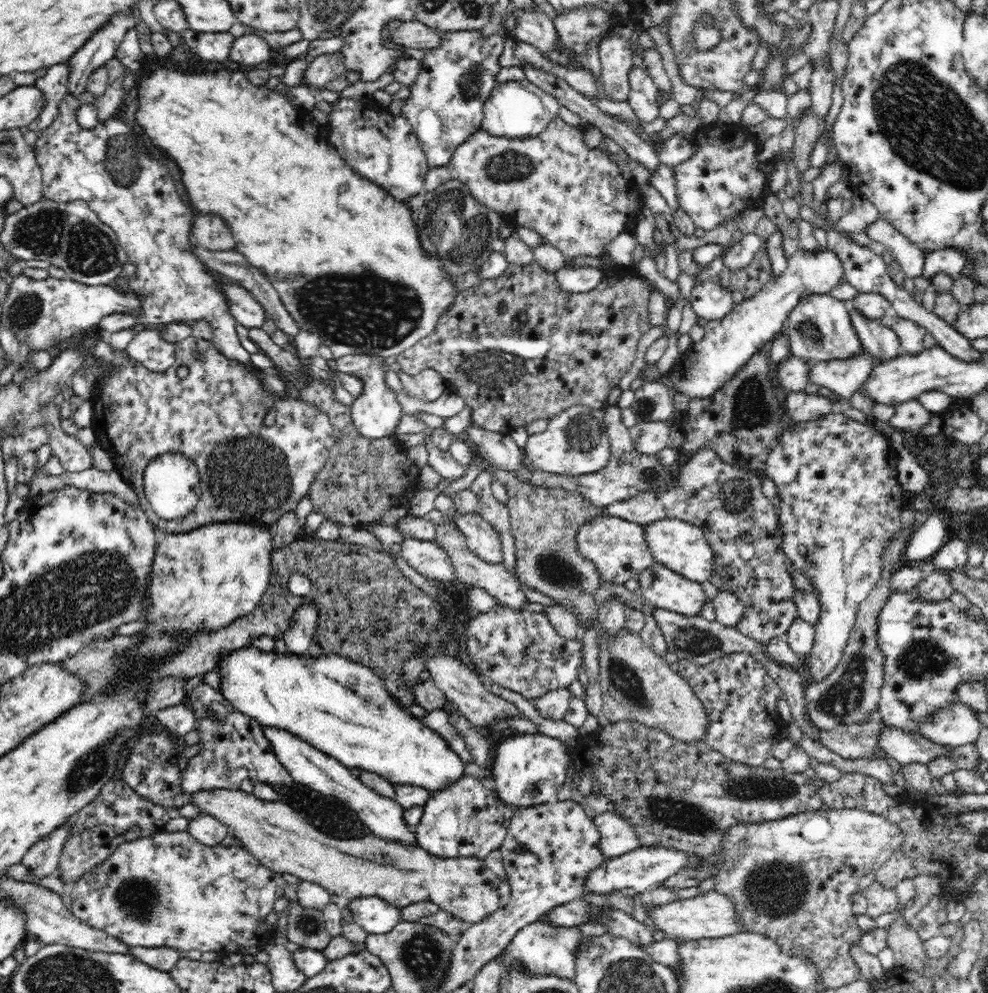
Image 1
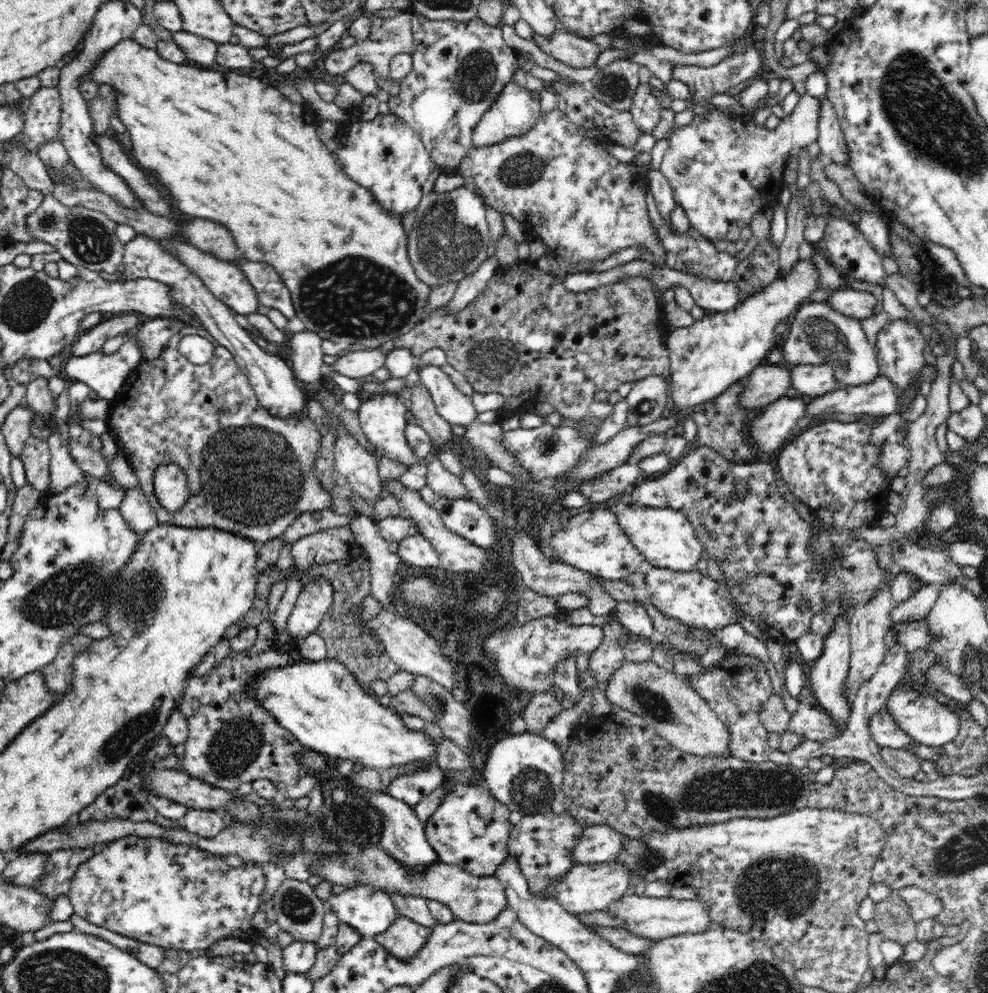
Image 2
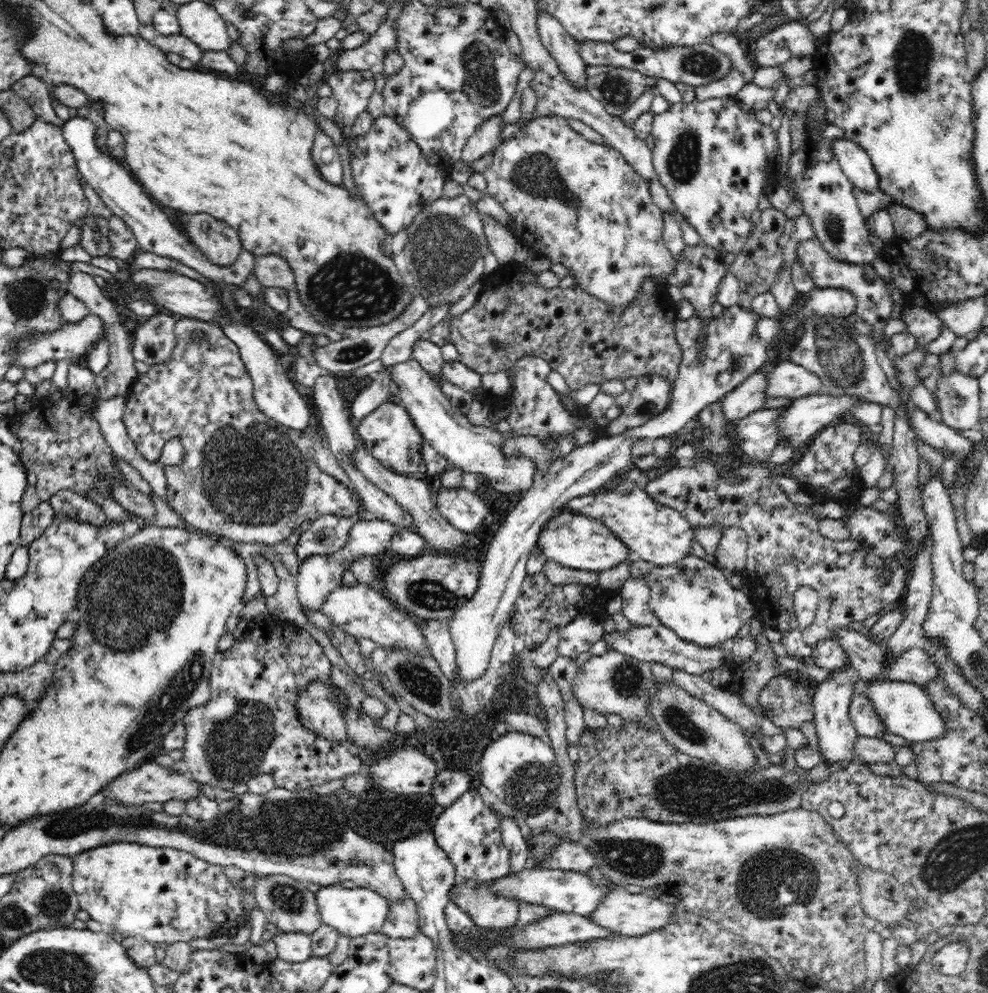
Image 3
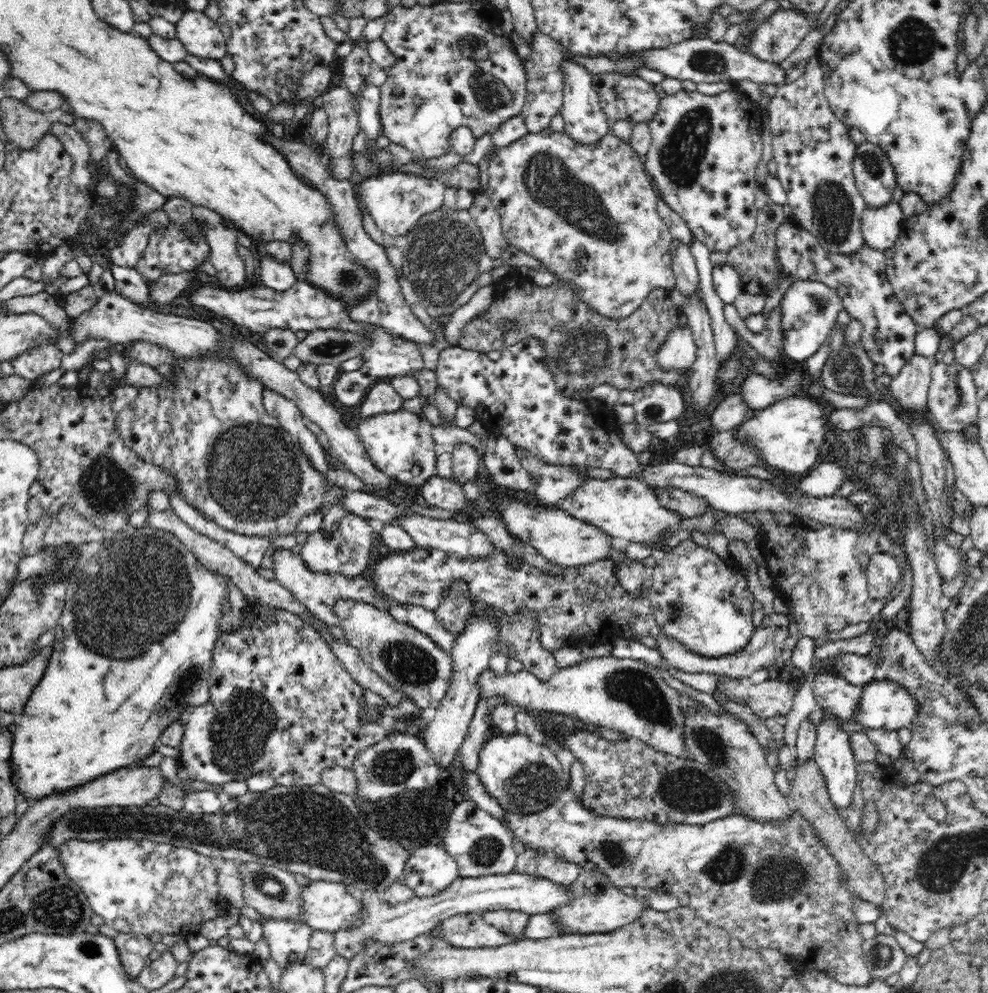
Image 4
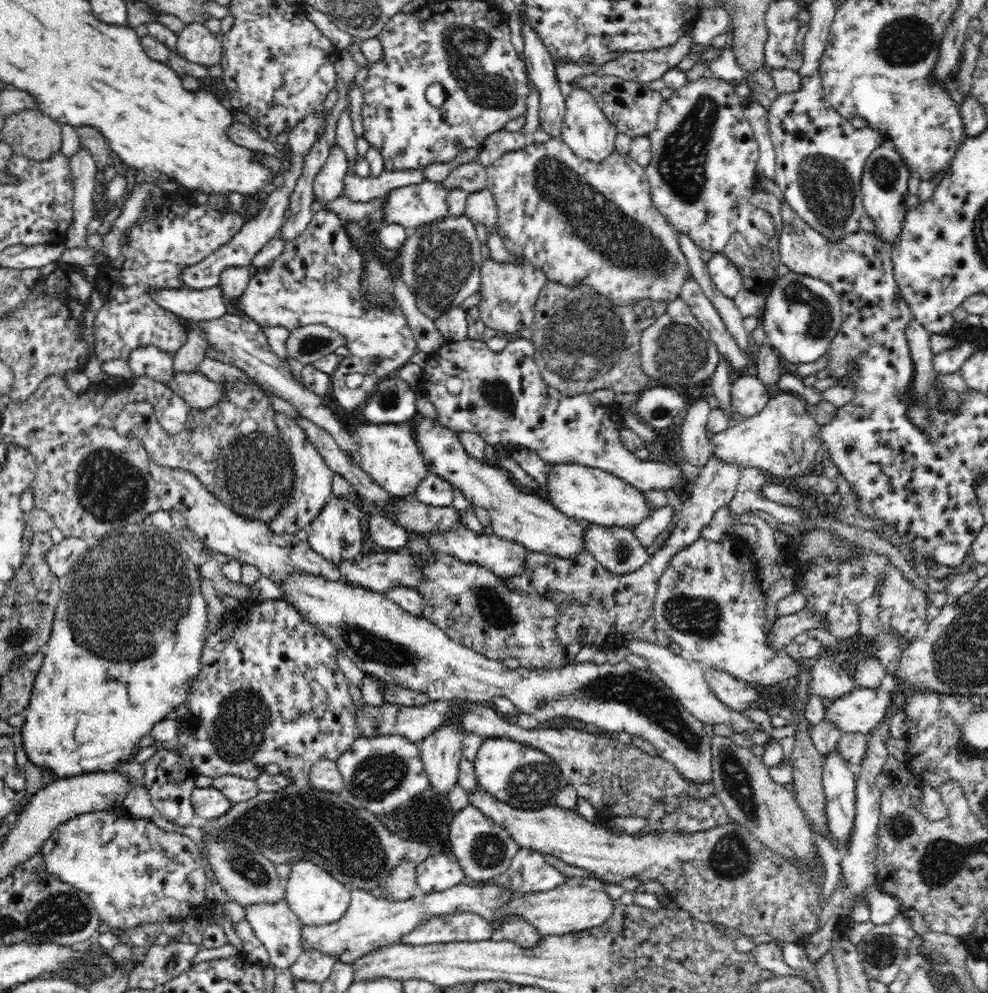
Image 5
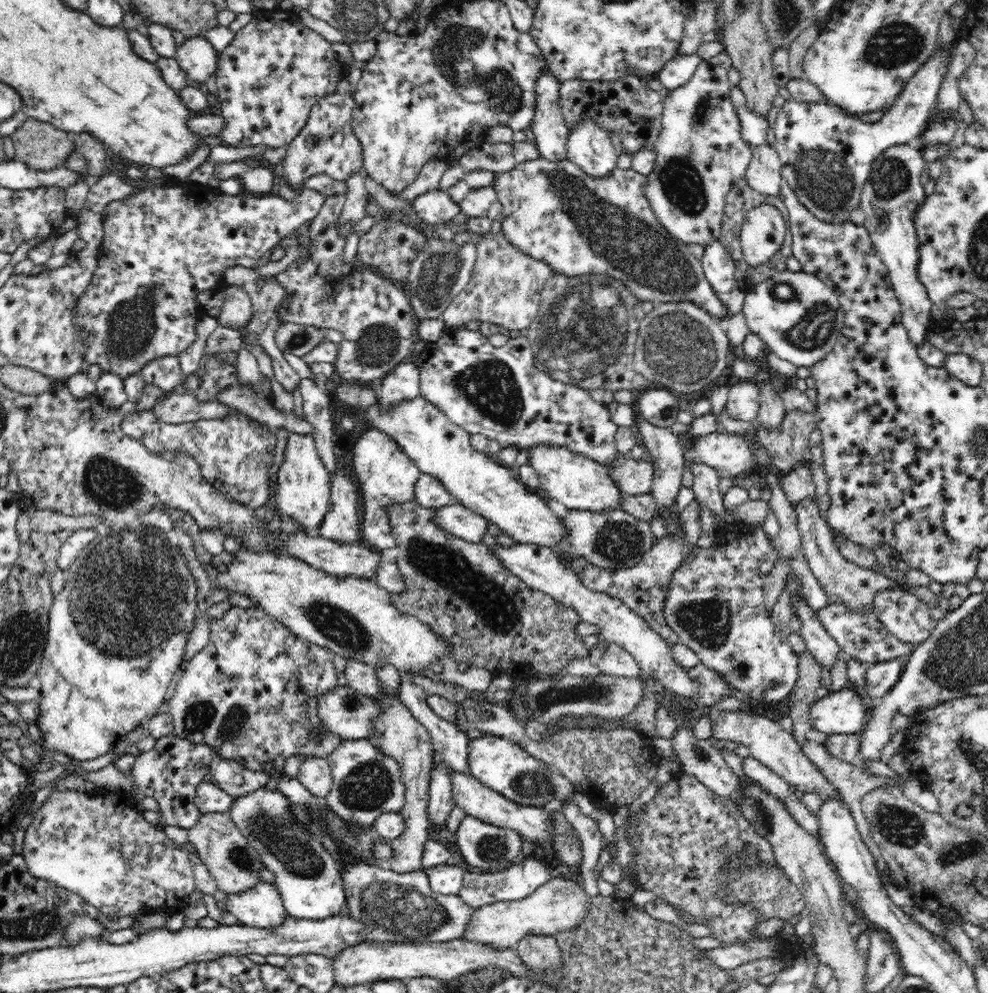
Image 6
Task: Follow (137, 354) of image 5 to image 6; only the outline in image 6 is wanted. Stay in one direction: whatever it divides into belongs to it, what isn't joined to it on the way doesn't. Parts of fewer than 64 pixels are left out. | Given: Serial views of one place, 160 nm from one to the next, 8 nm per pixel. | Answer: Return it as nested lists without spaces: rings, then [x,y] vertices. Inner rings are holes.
[[[158,356],[144,364],[140,370],[141,377],[147,384],[172,390],[183,382],[182,369],[177,356]]]

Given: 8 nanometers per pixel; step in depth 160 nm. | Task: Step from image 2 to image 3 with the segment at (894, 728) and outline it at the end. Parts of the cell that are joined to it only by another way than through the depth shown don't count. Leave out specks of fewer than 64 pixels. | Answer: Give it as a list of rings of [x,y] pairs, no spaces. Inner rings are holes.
[[[856,693],[852,697],[850,714],[850,718],[859,735],[883,739],[886,733],[890,733],[882,719],[877,715],[869,697],[864,694]]]

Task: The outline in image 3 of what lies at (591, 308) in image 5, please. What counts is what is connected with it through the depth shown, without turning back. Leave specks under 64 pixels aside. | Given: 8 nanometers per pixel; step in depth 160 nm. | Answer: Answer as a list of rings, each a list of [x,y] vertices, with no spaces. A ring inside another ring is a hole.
[[[498,266],[495,271],[482,277],[482,287],[480,294],[478,295],[478,300],[476,300],[466,312],[462,312],[462,314],[458,314],[458,316],[452,316],[452,318],[448,320],[448,325],[450,325],[450,343],[454,344],[456,351],[458,351],[457,360],[464,363],[468,369],[472,369],[472,371],[478,373],[480,376],[486,373],[504,371],[510,385],[513,383],[513,378],[515,377],[515,372],[513,372],[515,364],[522,357],[527,357],[528,355],[534,355],[534,357],[540,357],[540,359],[548,361],[548,363],[550,363],[550,370],[560,373],[570,390],[580,390],[587,384],[601,386],[601,384],[604,384],[604,382],[609,380],[624,381],[626,378],[638,378],[644,375],[660,375],[672,382],[673,380],[676,380],[676,376],[678,376],[680,358],[682,358],[680,345],[678,345],[678,341],[676,341],[676,337],[674,337],[674,328],[676,321],[678,320],[678,315],[676,315],[675,310],[675,302],[669,299],[666,294],[666,287],[652,278],[644,278],[640,286],[642,286],[640,297],[637,297],[630,302],[624,310],[613,310],[605,300],[600,300],[599,298],[588,294],[578,284],[572,288],[566,288],[566,290],[562,290],[562,288],[548,288],[548,286],[544,284],[543,279],[537,278],[535,274],[531,274],[531,272],[522,272],[520,266]]]

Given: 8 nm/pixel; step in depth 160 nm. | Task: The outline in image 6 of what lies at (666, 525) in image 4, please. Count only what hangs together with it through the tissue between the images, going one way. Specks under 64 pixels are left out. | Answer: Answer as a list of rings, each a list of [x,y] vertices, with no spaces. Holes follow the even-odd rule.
[[[538,446],[530,450],[532,468],[538,475],[541,488],[548,499],[552,499],[569,510],[582,510],[583,512],[607,512],[622,509],[621,502],[626,496],[616,482],[608,468],[566,448],[551,448]]]

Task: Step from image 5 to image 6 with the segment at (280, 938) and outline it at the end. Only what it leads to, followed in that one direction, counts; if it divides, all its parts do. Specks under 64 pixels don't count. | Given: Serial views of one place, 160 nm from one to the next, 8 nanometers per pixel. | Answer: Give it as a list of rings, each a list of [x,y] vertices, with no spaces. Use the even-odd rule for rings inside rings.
[[[260,881],[253,889],[229,894],[228,911],[245,926],[261,930],[276,930],[290,916],[275,884]]]

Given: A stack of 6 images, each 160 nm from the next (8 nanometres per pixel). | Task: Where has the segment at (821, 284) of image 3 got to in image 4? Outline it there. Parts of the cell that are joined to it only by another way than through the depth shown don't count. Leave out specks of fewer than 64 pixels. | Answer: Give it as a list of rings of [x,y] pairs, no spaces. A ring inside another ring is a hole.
[[[793,221],[783,223],[777,230],[775,239],[784,274],[792,274],[792,276],[800,280],[821,282],[833,288],[841,298],[843,308],[846,312],[849,312],[853,319],[856,318],[856,320],[862,322],[863,332],[860,343],[868,353],[870,360],[875,364],[882,364],[886,368],[885,373],[888,376],[896,376],[909,358],[915,354],[914,340],[919,326],[907,314],[903,304],[900,303],[894,292],[892,283],[886,274],[886,257],[883,251],[870,248],[864,244],[857,253],[852,253],[851,255],[833,254],[824,250],[814,235],[802,229]]]

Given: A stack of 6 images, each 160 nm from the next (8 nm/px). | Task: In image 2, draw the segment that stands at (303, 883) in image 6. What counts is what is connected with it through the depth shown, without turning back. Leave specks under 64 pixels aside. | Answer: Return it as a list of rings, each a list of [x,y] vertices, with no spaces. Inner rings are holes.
[[[357,886],[332,895],[327,904],[342,923],[354,928],[363,938],[386,932],[399,918],[391,896],[370,886]]]

